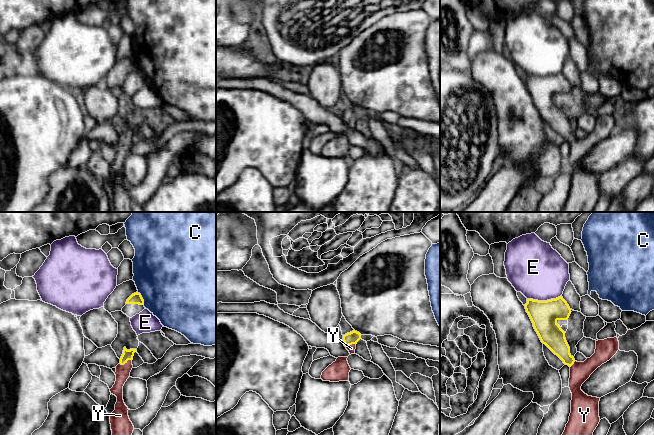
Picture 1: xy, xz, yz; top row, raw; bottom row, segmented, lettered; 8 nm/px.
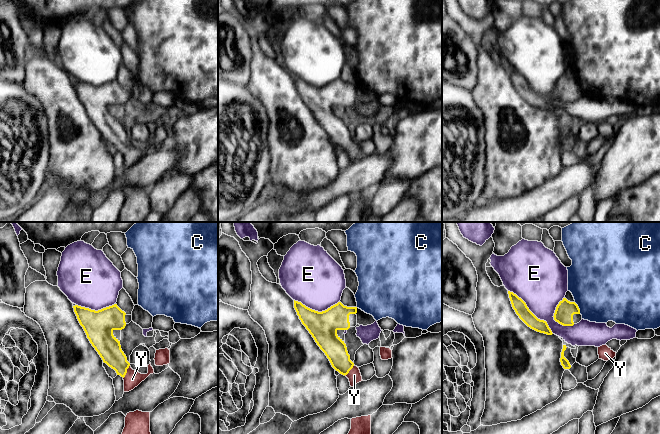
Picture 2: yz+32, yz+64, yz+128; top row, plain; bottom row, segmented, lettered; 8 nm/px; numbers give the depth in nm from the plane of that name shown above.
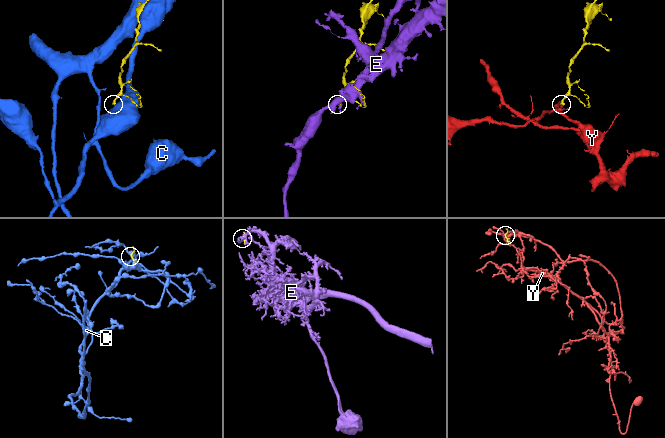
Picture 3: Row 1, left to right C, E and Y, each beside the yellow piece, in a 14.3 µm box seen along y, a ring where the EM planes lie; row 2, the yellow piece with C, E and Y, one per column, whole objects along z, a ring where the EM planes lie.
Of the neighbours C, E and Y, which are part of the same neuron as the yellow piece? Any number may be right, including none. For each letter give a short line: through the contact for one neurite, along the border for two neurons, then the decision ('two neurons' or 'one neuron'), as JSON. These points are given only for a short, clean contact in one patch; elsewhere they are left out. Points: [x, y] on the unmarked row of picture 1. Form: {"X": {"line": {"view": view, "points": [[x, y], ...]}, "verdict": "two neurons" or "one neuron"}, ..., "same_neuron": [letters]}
{"C": {"verdict": "two neurons"}, "E": {"verdict": "two neurons"}, "Y": {"line": {"view": "xy", "points": [[127, 131], [125, 138], [122, 149]]}, "verdict": "one neuron"}, "same_neuron": ["Y"]}

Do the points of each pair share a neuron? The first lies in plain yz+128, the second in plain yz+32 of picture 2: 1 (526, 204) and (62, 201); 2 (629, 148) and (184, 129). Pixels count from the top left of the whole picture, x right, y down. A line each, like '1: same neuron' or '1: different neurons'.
1: different neurons
2: same neuron

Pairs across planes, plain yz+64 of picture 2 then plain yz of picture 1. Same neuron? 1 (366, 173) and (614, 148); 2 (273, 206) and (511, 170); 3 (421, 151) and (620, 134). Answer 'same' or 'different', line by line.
1: same
2: same
3: different

